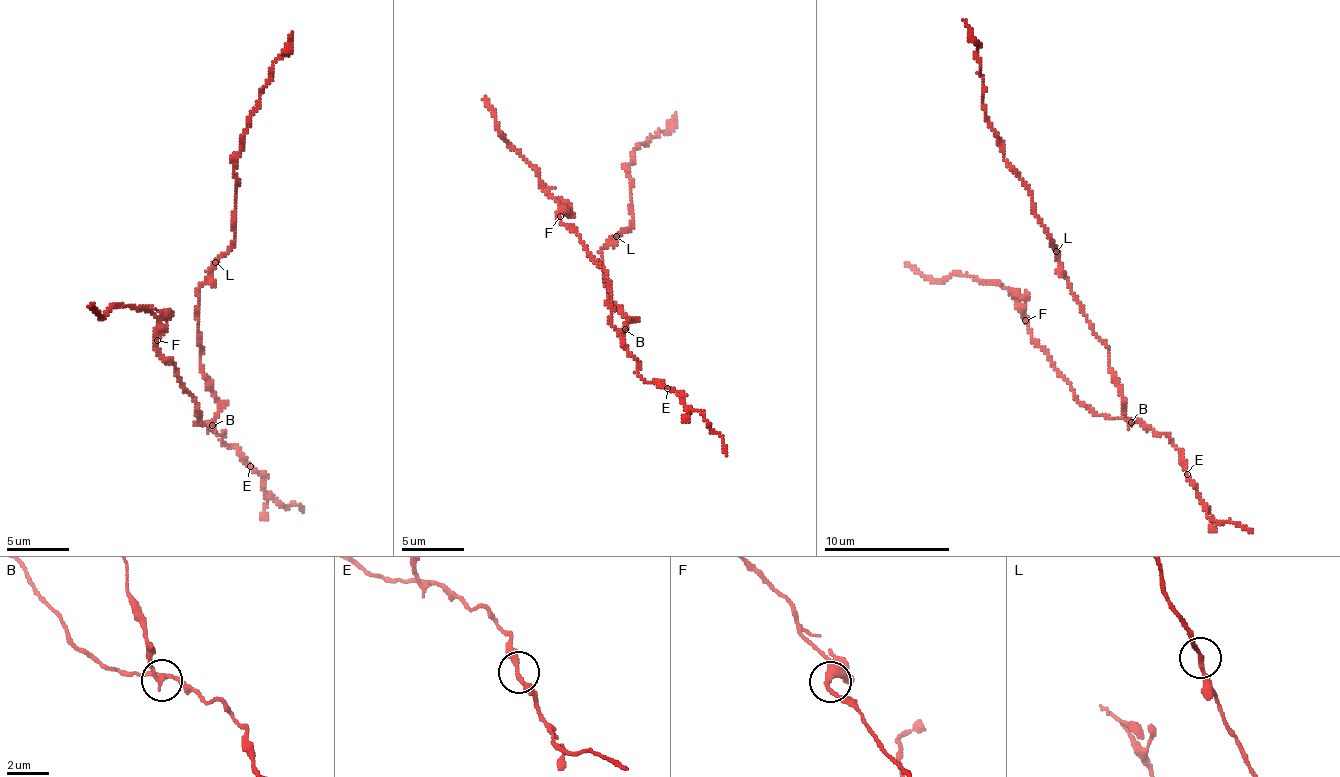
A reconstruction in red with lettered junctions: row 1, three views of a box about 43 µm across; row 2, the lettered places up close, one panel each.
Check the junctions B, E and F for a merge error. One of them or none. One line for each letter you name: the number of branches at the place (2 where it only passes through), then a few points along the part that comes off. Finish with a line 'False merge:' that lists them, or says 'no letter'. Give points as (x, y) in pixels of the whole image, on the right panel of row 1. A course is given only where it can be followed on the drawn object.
B: Branches: 3. Course of the part to remove: (1131, 423), (1109, 347), (1093, 331), (1029, 185), (1004, 157), (982, 96), (978, 43), (963, 20)
False merge: B

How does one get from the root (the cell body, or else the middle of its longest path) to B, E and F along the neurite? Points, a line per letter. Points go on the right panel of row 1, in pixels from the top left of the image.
B: (1109, 353), (1109, 372), (1122, 395), (1122, 414), (1131, 423)
E: (1109, 353), (1122, 414), (1163, 433), (1183, 453), (1187, 474)
F: (1109, 353), (1122, 414), (1131, 419), (1106, 418), (1084, 406), (1025, 320)

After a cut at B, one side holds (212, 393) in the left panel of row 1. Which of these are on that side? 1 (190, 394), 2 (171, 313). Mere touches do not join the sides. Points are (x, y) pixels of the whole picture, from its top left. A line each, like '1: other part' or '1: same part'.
1: other part
2: other part

